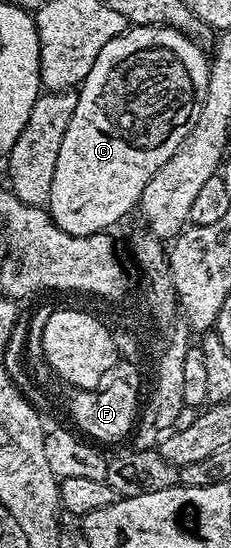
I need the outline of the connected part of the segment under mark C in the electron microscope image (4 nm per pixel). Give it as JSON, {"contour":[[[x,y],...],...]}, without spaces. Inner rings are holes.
{"contour":[[[133,25],[103,45],[95,65],[91,65],[91,73],[87,73],[77,91],[75,113],[71,113],[71,125],[67,125],[63,145],[59,145],[59,161],[55,161],[55,178],[47,204],[56,227],[69,235],[100,235],[113,229],[109,227],[140,204],[147,181],[176,153],[203,109],[209,59],[197,43],[200,42],[174,27]]]}

